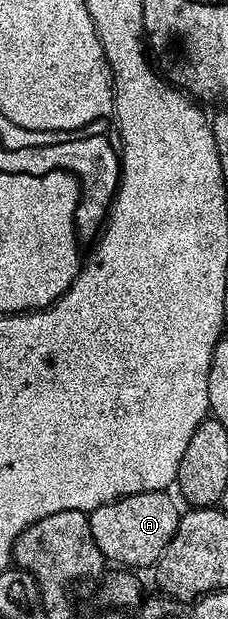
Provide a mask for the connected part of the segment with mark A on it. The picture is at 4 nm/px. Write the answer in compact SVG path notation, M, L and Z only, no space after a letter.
M167 490L137 492L133 496L101 504L101 508L90 511L93 540L97 540L97 548L101 548L108 563L116 562L119 568L154 567L158 563L165 548L173 540L173 532L177 532L181 513L180 507L175 507L169 495Z

